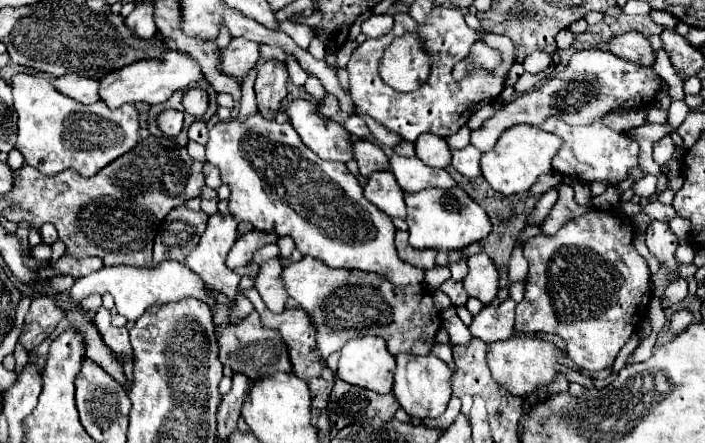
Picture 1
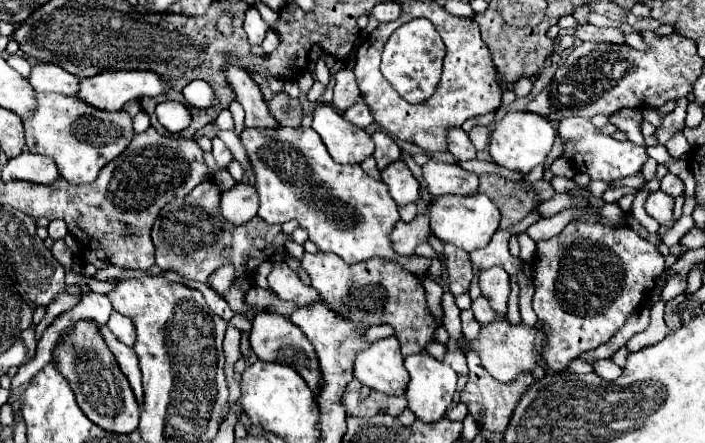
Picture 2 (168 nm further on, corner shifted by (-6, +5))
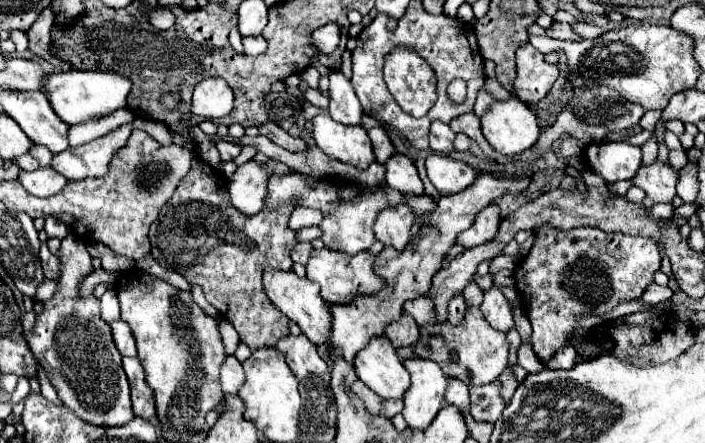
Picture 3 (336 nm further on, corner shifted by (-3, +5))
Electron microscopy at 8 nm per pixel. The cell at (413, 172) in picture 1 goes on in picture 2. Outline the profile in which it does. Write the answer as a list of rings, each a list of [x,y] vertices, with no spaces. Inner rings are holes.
[[[429,160],[423,166],[423,176],[433,196],[443,196],[443,194],[467,196],[467,194],[475,194],[479,186],[477,174],[467,172],[461,166],[443,164],[437,160]]]

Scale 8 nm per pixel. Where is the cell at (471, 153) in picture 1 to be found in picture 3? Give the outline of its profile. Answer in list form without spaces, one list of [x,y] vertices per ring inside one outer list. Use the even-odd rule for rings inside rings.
[[[434,122],[430,126],[430,148],[434,152],[450,154],[450,152],[454,152],[454,136],[456,136],[456,132],[448,124]]]

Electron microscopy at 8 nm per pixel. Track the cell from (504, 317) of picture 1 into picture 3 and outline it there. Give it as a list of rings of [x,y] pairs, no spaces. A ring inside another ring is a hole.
[[[470,282],[470,284],[468,284],[468,288],[462,292],[462,296],[464,296],[464,300],[466,300],[466,306],[468,306],[468,308],[472,308],[472,306],[474,306],[474,308],[478,308],[478,306],[482,304],[482,294],[484,294],[484,292],[478,288],[478,284],[476,284],[476,282]]]

